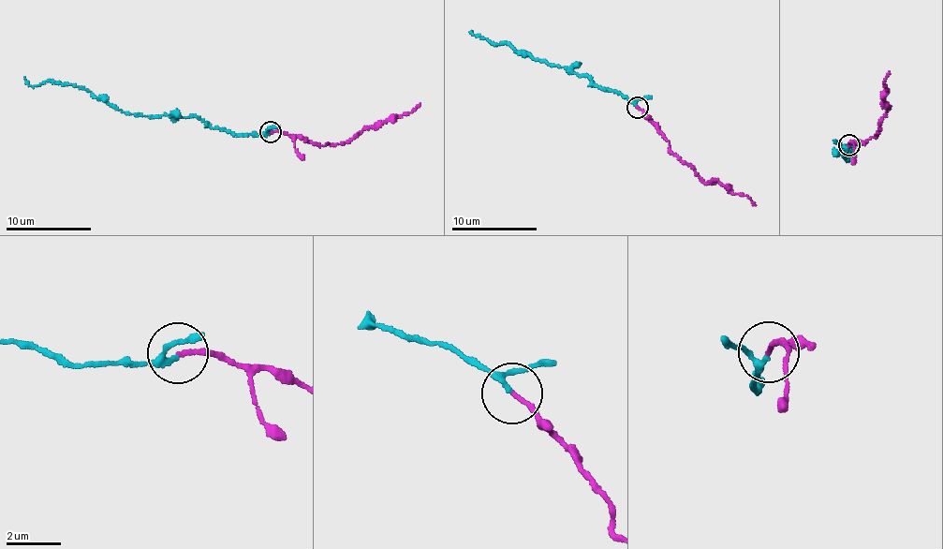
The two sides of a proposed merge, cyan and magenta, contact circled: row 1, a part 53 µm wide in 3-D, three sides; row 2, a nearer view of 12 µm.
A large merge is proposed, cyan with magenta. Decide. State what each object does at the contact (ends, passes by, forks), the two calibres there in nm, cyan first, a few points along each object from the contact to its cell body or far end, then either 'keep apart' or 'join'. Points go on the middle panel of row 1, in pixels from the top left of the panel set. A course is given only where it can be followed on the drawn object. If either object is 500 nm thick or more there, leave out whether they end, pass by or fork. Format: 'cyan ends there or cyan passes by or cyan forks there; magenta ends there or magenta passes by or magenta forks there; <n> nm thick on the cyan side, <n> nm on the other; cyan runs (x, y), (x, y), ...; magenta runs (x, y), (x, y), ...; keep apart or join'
cyan passes by; magenta ends there; 170 nm thick on the cyan side, 170 nm on the other; cyan runs (636, 107), (629, 99), (593, 84), (586, 76), (518, 54), (506, 43), (491, 42), (472, 35), (472, 31); magenta runs (637, 108), (656, 126), (670, 150), (706, 182), (717, 181), (734, 194), (742, 193), (756, 205); join

